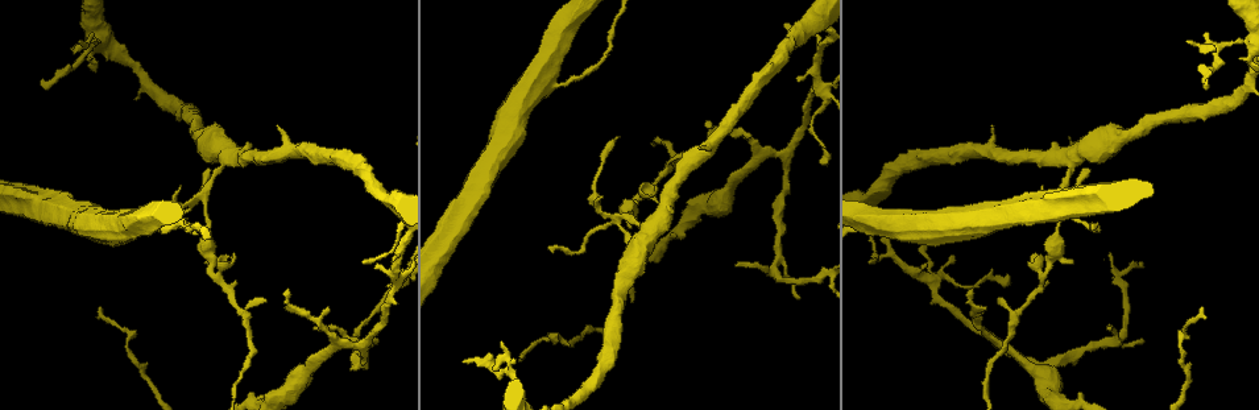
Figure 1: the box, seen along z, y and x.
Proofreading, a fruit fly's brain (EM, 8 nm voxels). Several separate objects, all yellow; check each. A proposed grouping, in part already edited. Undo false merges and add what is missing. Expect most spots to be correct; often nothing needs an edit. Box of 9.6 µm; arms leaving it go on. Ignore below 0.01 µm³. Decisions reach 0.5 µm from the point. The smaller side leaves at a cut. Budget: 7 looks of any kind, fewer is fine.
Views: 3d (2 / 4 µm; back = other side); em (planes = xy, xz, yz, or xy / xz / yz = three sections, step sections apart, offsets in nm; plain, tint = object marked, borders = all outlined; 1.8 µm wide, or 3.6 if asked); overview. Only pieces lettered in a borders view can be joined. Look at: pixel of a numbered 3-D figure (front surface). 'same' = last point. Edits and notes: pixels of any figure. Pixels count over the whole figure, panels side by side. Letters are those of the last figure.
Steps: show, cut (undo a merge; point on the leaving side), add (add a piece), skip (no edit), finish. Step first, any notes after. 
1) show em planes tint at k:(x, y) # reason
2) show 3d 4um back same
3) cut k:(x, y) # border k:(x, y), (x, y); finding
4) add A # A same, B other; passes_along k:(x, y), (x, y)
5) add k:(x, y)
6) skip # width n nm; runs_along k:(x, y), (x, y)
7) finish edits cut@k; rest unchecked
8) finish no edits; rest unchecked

show em planes borders at 1:(396, 279) # four or more arms meet

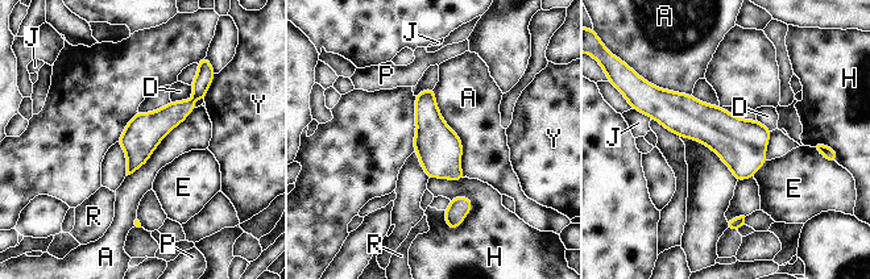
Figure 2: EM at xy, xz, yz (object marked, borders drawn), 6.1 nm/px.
skip # A other, D other, E other, H other, J other, P other, R other, Y other; border 2:(433, 88), (464, 177); one neuron here

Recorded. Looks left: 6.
show 3d 2um at 1:(365, 344) # a fork

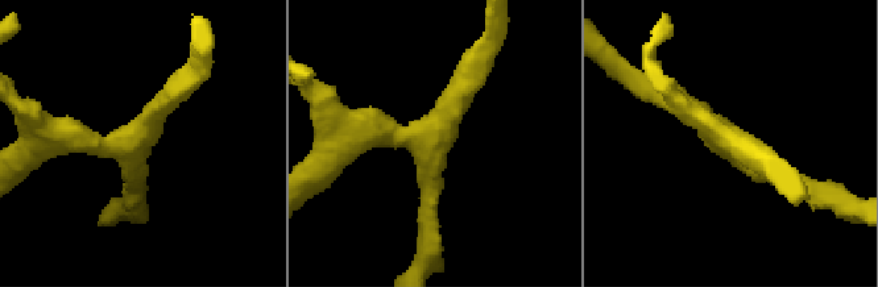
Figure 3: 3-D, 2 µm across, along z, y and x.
show em yz step 16 borders at 3:(425, 131) # arms 3; shape alone is not enough

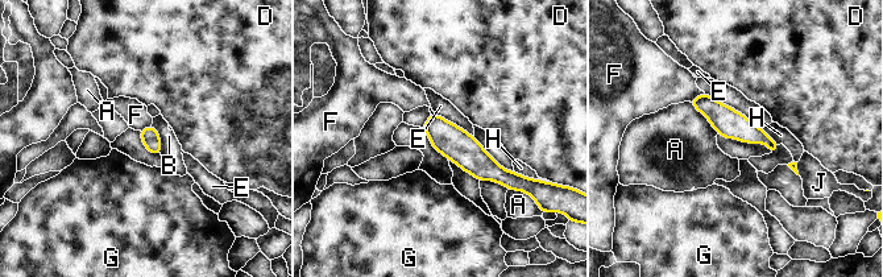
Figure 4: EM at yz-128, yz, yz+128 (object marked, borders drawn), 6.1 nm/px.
skip # width 110 nm; A other, B other, D other, E other, F other, G other, H other, J other; runs_along 4:(432, 116), (484, 168), (508, 178); continuous, no second neuron

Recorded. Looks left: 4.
show em planes borders at 1:(1113, 339) # sharp bend

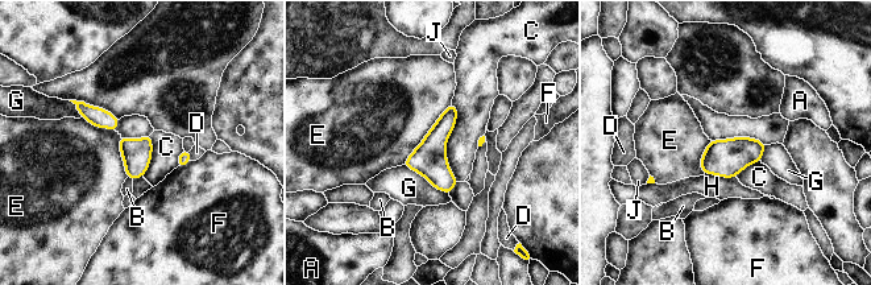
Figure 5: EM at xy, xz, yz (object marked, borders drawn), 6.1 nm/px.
skip # A other, B other, C other, D other, E other, F other, G other, H other, J other; runs_along 5:(79, 104), (113, 128), (140, 173); continuous, no second neuron

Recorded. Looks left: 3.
finish no edits; rest unchecked

